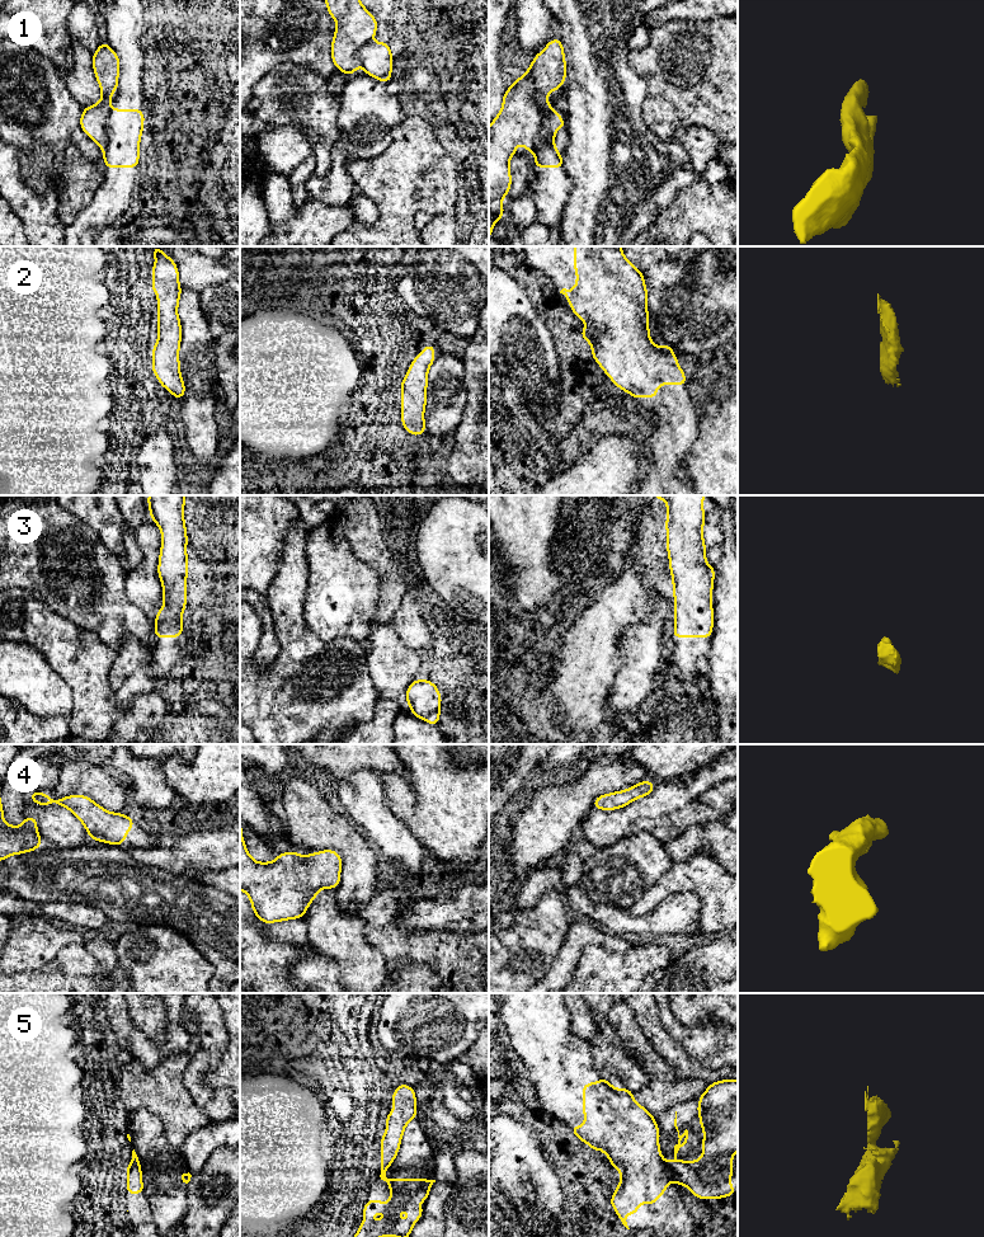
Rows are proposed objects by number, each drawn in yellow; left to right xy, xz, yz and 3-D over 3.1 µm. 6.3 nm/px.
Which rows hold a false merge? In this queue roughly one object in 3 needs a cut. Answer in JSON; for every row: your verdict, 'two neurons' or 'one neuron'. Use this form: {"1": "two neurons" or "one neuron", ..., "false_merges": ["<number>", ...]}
{"1": "two neurons", "2": "one neuron", "3": "one neuron", "4": "one neuron", "5": "two neurons", "false_merges": ["1", "5"]}

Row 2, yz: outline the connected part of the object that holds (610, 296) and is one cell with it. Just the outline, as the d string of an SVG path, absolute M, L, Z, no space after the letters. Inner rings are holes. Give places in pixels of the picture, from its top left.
M574 246L574 269L576 283L573 291L562 288L560 293L566 296L571 305L571 312L587 324L580 330L592 345L592 357L601 366L602 371L618 387L637 398L656 398L659 385L687 385L686 375L679 367L675 353L669 344L655 347L650 339L648 314L648 288L644 273L641 273L622 253L621 246Z

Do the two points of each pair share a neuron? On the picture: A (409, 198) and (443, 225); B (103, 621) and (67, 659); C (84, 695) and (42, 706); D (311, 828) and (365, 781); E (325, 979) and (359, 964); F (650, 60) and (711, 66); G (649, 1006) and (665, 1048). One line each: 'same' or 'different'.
A: different
B: different
C: different
D: different
E: different
F: same
G: same

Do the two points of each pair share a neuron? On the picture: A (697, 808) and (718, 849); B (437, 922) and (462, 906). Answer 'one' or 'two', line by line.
A: two
B: one

